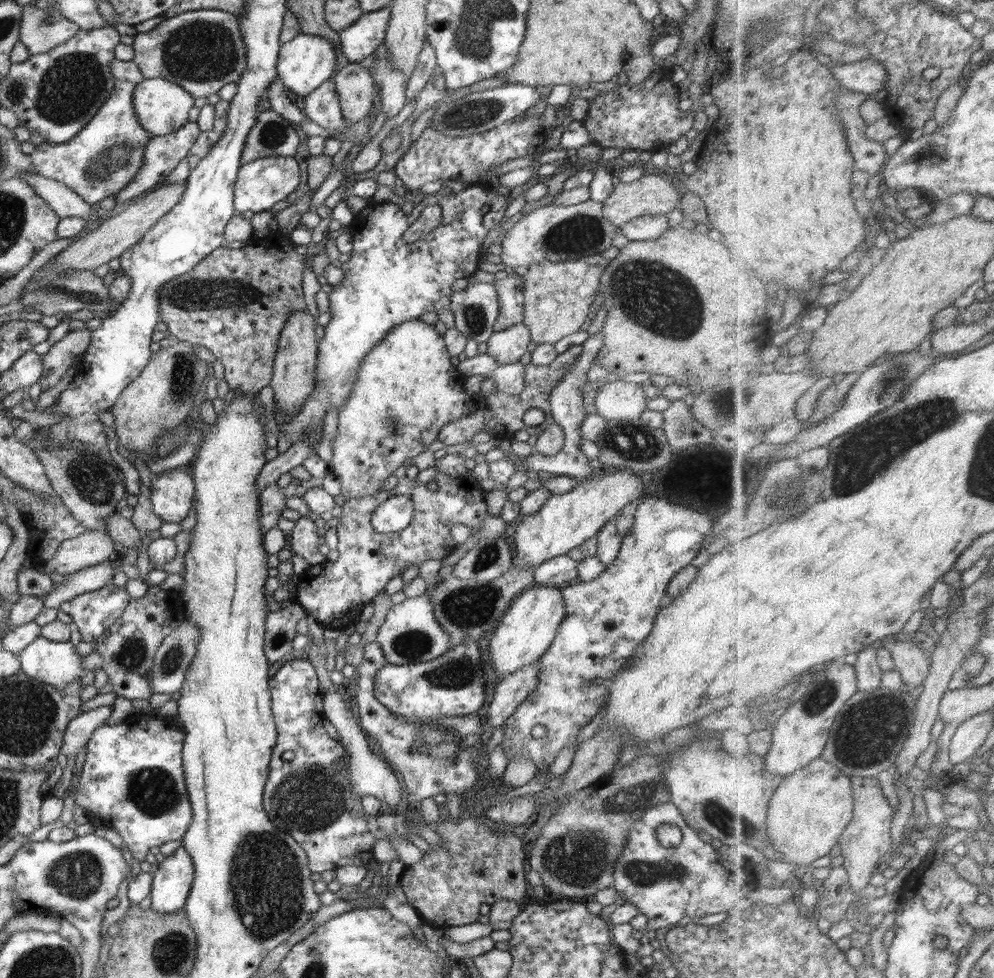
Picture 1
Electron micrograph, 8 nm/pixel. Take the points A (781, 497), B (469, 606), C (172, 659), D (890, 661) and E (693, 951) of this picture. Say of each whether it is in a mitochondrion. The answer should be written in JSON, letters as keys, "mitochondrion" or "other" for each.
{"A":"mitochondrion","B":"mitochondrion","C":"mitochondrion","D":"other","E":"other"}

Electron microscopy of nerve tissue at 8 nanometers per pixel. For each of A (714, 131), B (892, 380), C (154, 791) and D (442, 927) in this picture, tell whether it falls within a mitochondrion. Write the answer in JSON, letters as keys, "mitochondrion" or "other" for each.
{"A":"other","B":"mitochondrion","C":"mitochondrion","D":"other"}

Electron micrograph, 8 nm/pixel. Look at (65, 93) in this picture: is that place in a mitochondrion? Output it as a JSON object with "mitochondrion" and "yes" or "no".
{"mitochondrion":"yes"}

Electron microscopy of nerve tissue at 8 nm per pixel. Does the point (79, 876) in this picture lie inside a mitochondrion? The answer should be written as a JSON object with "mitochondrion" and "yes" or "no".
{"mitochondrion":"yes"}

